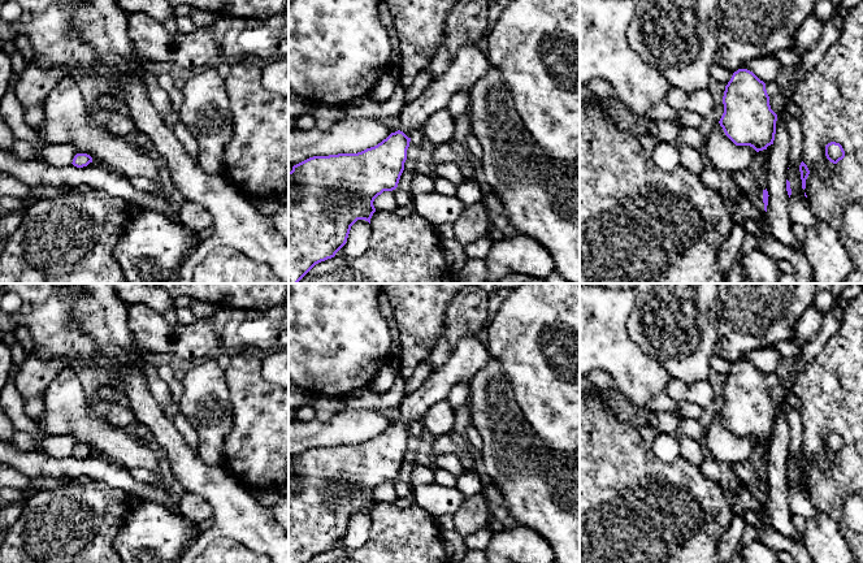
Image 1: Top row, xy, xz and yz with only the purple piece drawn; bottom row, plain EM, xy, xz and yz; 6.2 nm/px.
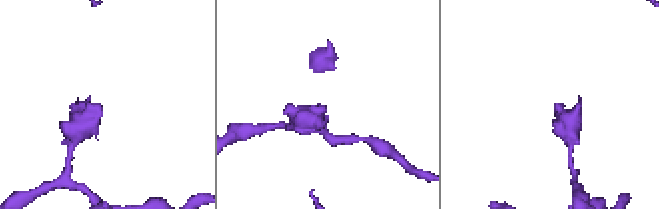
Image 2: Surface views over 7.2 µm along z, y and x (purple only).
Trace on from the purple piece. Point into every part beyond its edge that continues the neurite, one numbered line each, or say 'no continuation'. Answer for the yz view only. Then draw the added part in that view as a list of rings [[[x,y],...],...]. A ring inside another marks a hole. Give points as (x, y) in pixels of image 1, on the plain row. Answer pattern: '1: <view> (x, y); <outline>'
no continuation

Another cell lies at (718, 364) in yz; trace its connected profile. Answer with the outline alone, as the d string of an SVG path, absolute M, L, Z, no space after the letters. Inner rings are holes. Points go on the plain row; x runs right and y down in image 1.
M715 354L711 356L711 368L712 371L717 372L721 376L728 376L728 373L730 372L733 363L727 361L719 356L716 356Z

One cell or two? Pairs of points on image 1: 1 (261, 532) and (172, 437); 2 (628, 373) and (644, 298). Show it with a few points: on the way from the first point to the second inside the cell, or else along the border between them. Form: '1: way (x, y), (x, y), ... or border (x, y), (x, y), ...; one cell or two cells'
1: way (237, 507), (211, 479), (206, 479), (189, 462); one cell
2: border (631, 311), (627, 319), (628, 334), (656, 362); two cells

